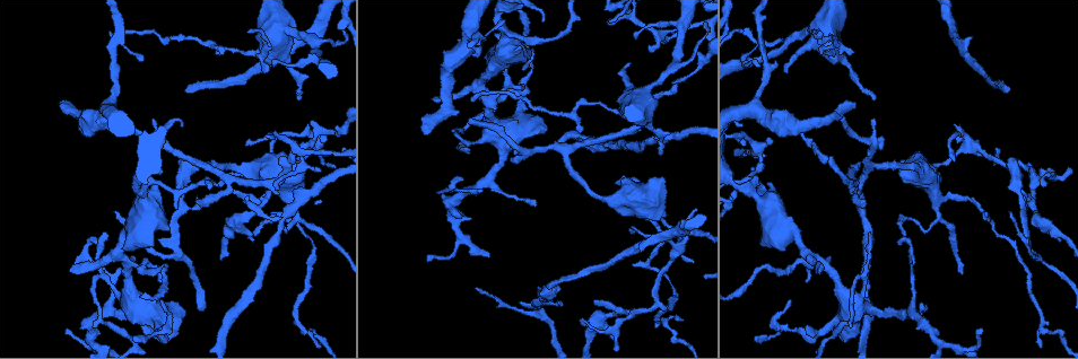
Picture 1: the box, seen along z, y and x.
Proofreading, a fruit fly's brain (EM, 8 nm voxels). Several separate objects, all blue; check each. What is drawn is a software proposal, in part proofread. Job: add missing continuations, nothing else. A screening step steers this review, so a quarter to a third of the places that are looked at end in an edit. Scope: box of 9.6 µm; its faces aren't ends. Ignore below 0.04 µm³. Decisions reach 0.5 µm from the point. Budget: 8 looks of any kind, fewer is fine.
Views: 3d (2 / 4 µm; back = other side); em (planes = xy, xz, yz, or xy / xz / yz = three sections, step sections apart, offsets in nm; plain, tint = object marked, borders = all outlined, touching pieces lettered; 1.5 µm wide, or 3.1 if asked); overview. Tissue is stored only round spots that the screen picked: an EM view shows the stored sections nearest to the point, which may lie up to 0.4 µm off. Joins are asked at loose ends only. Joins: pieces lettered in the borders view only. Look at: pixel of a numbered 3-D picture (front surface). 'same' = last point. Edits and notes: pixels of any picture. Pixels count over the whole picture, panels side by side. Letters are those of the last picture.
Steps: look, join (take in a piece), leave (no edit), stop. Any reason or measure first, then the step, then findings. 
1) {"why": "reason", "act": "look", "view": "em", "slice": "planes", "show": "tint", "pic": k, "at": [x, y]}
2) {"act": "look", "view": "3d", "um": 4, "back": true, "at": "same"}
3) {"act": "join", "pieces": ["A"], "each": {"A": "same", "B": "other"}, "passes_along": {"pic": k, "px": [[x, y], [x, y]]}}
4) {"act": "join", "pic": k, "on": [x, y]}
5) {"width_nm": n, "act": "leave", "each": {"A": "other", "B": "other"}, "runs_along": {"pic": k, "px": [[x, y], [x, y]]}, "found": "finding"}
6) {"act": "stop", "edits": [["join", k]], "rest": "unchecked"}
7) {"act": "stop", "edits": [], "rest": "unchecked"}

{"why": "tapers out", "act": "look", "view": "3d", "um": 2, "pic": 1, "at": [334, 165]}

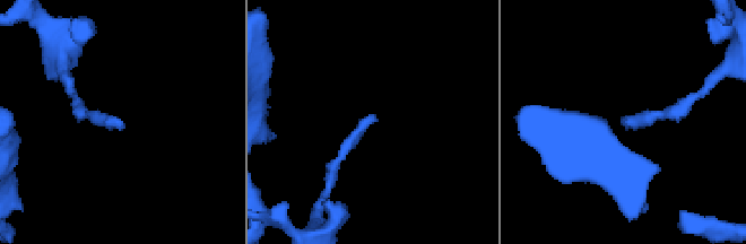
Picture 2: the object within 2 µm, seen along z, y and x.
{"why": "need the tissue", "act": "look", "view": "em", "slice": "planes", "show": "tint", "pic": 2, "at": [372, 115]}

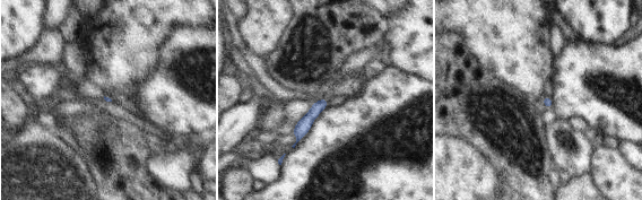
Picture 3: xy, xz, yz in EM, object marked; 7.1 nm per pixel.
{"why": "see the neighbours", "act": "look", "view": "em", "slice": "planes", "show": "borders", "at": "same"}

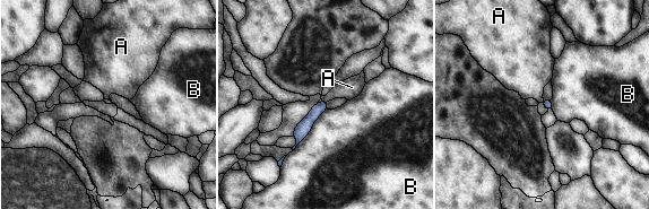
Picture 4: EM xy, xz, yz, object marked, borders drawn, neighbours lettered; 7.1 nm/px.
{"longest_contact_nm": ["B", 380], "act": "leave", "each": {"A": "other", "B": "other"}, "runs_along": {"pic": 4, "px": [[325, 103], [308, 121], [299, 138]]}, "found": "no lettered piece goes on from it"}

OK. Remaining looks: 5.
{"act": "look", "view": "em", "slice": "planes", "show": "plain", "pic": 1, "at": [1008, 90]}

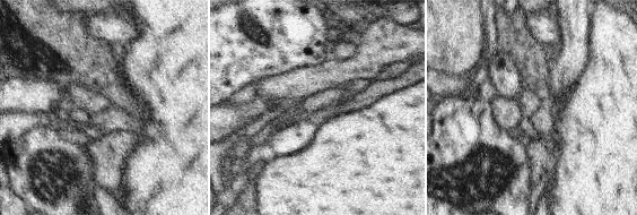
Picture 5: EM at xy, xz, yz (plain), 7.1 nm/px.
{"act": "look", "view": "em", "slice": "planes", "show": "borders", "at": "same"}

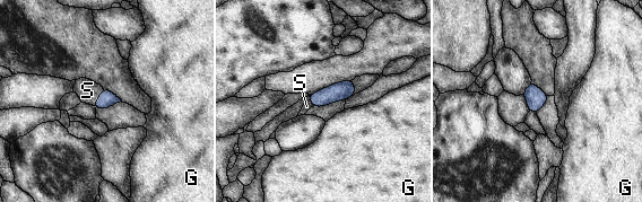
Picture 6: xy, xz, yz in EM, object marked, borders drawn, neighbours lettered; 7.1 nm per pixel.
{"width_nm": 120, "act": "join", "pieces": ["S"], "each": {"G": "other", "S": "same"}, "passes_along": {"pic": 6, "px": [[106, 98], [98, 97], [87, 90]]}, "found": "the neuron continues"}

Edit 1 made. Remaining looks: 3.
{"why": "free end", "act": "look", "view": "3d", "um": 4, "pic": 1, "at": [176, 209]}

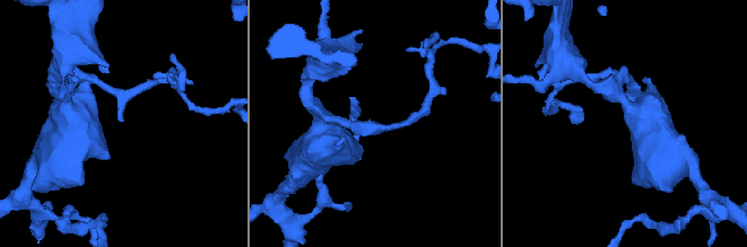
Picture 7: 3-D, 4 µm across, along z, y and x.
{"why": "now the EM", "act": "look", "view": "em", "slice": "planes", "show": "tint", "pic": 7, "at": [373, 125]}

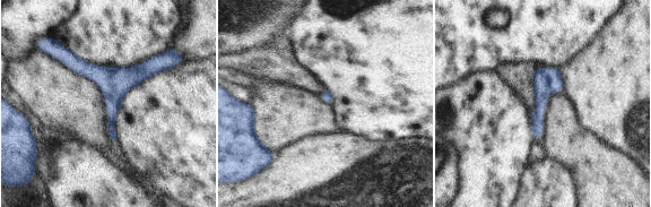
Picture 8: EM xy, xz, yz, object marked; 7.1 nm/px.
{"why": "see the neighbours", "act": "look", "view": "em", "slice": "planes", "show": "borders", "at": "same"}

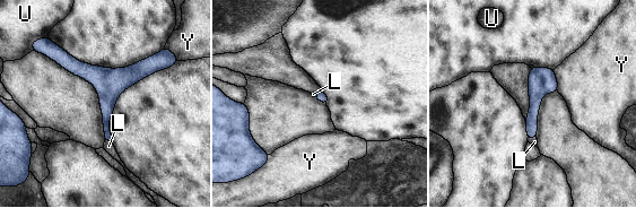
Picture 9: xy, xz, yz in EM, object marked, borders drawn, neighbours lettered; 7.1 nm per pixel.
{"act": "join", "pieces": ["L"], "each": {"L": "same", "U": "other", "Y": "other"}, "passes_along": {"pic": 9, "px": [[107, 104], [107, 139], [109, 146]]}, "found": "it goes on there"}

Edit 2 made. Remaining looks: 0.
{"act": "stop", "edits": [["join", 6], ["join", 9]], "rest": "unchecked"}

